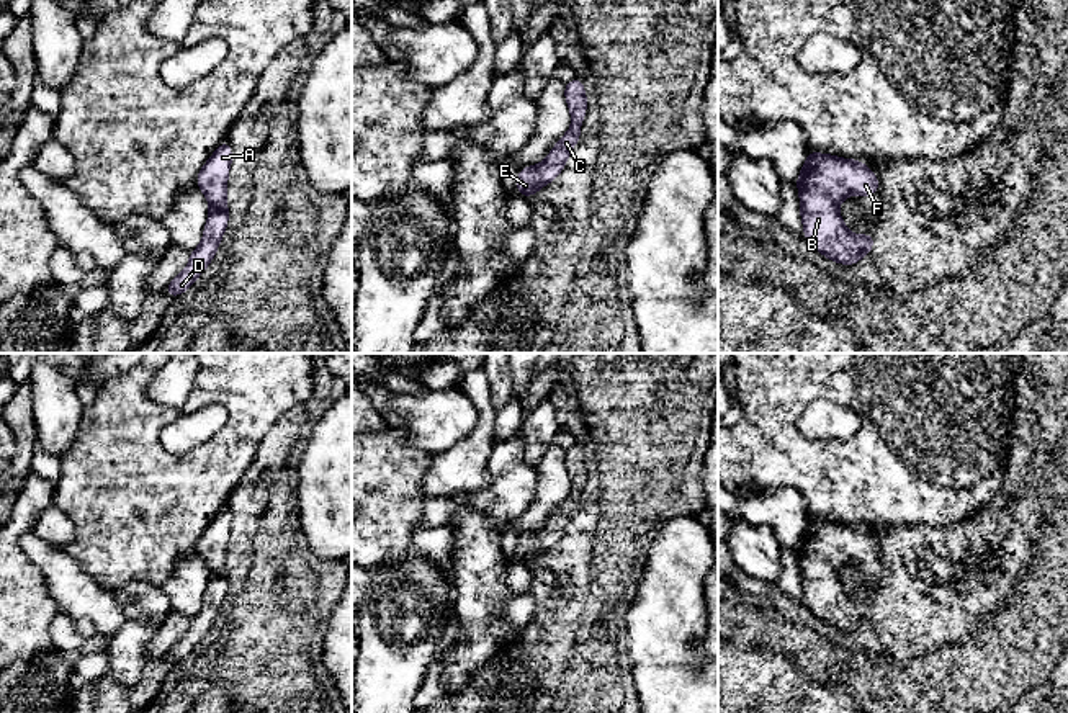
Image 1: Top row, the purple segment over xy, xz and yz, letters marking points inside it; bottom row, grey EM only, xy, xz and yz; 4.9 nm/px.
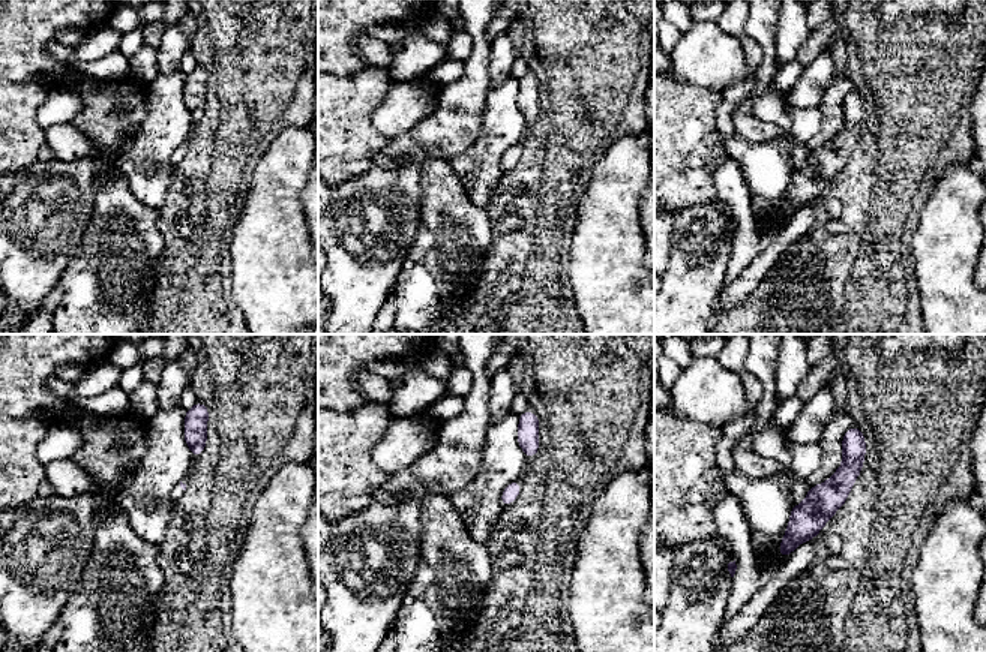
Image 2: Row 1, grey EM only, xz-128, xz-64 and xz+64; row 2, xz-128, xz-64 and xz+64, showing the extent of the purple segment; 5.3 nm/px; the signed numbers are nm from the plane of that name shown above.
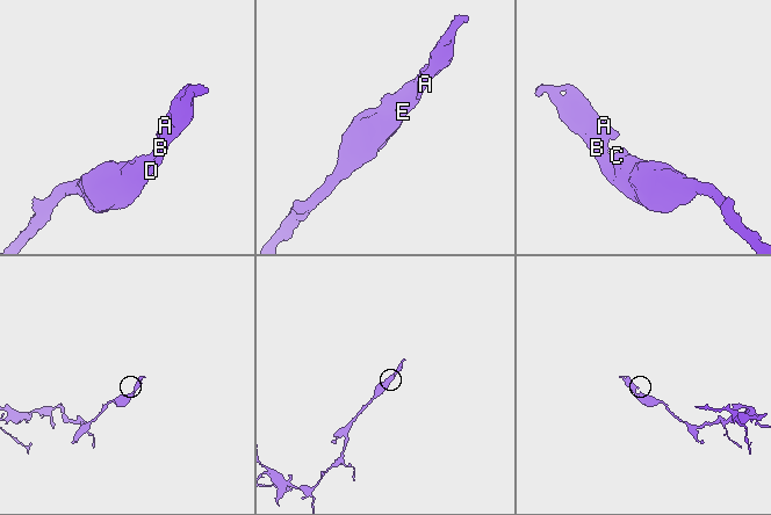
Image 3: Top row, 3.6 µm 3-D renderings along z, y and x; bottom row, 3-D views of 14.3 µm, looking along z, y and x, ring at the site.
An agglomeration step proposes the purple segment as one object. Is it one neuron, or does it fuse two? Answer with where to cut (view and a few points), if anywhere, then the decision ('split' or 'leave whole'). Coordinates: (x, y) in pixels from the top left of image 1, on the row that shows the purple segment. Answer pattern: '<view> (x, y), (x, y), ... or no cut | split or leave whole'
no cut | leave whole

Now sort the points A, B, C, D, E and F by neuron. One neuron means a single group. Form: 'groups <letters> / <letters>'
groups A B C D E F

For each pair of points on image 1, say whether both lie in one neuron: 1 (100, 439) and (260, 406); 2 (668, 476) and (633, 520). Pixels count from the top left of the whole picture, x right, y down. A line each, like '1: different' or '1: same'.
1: same
2: same

